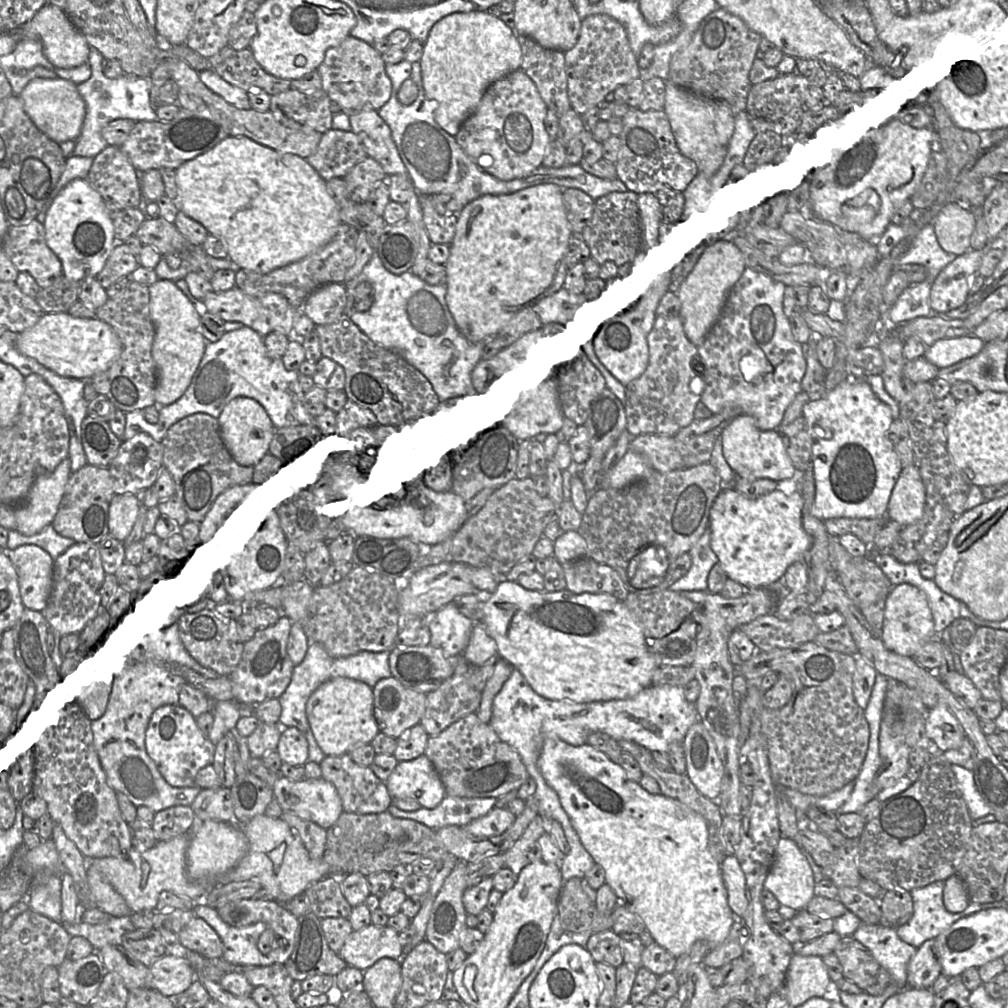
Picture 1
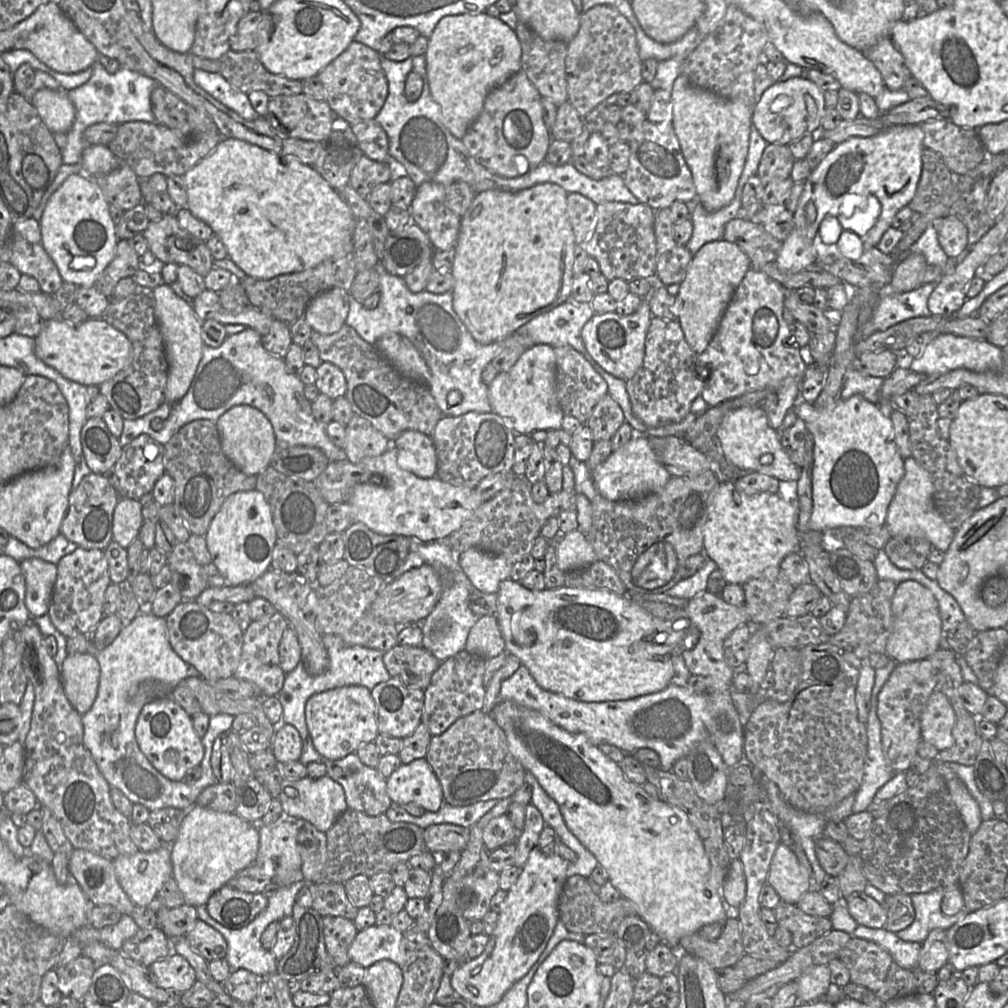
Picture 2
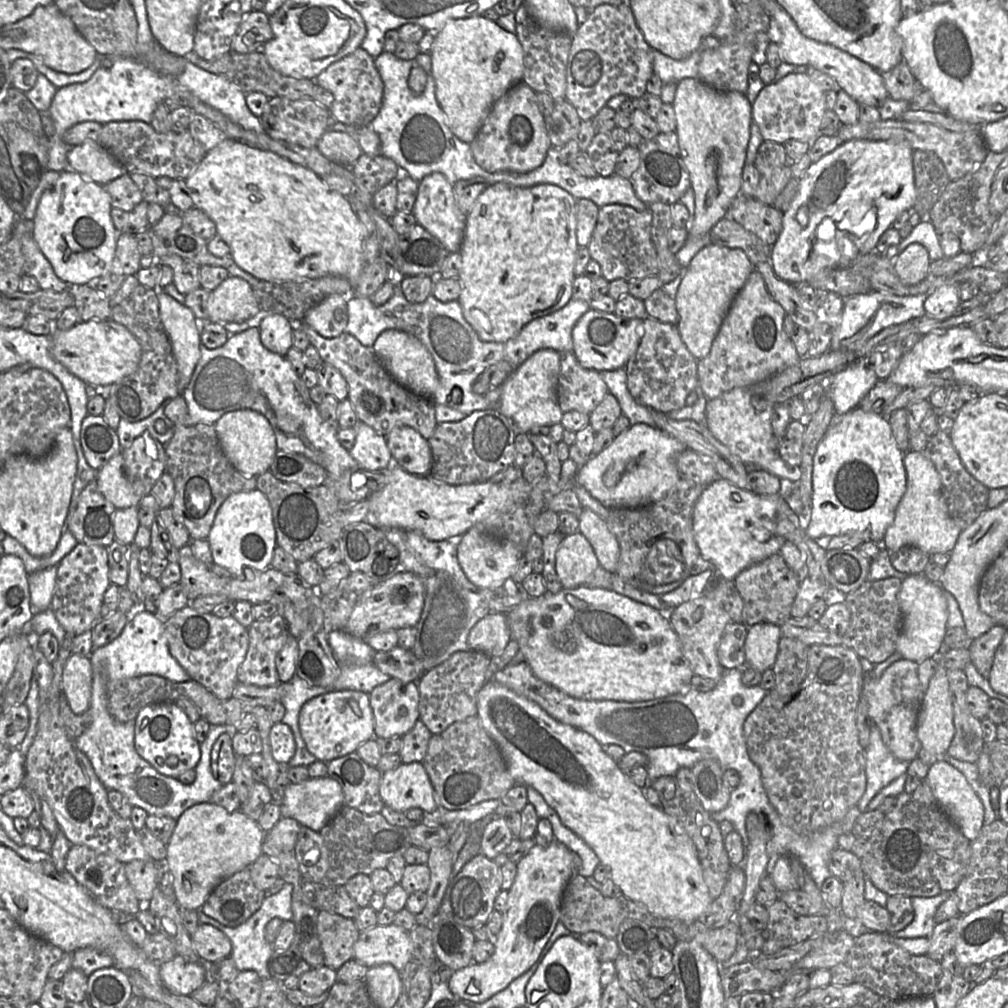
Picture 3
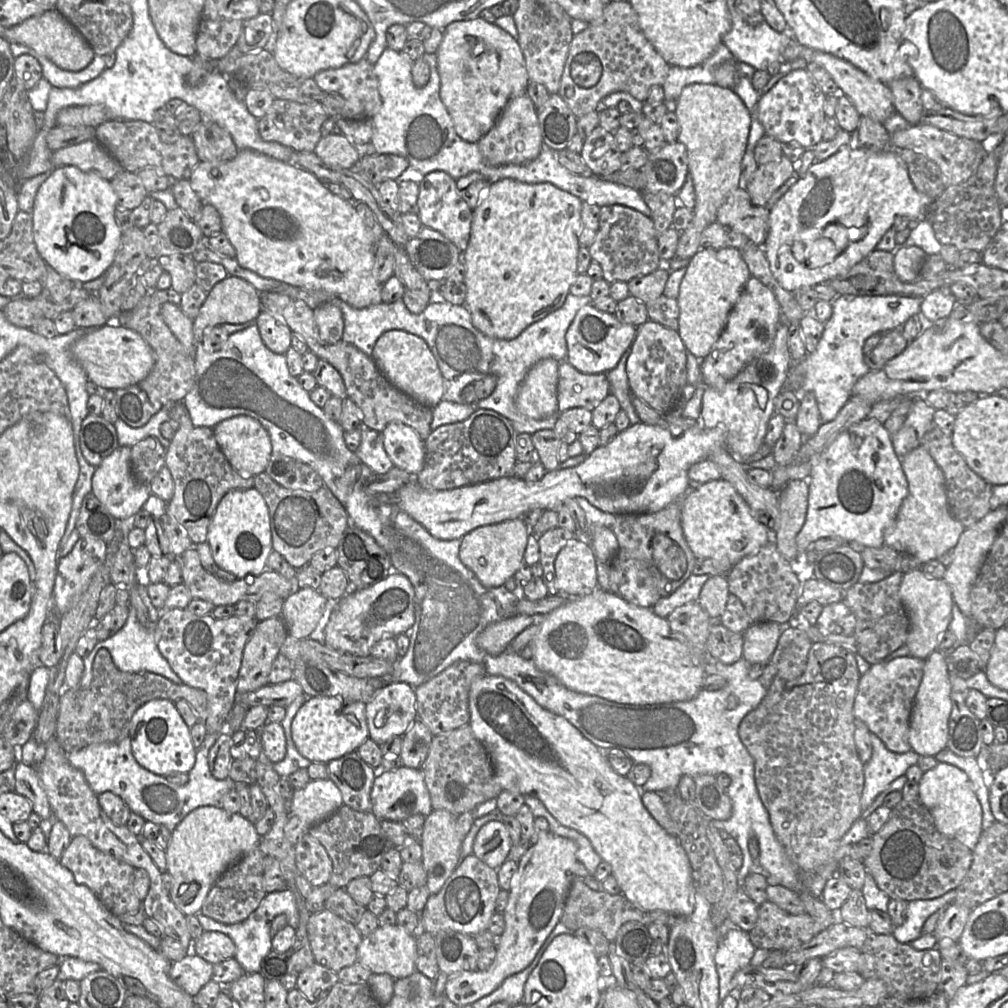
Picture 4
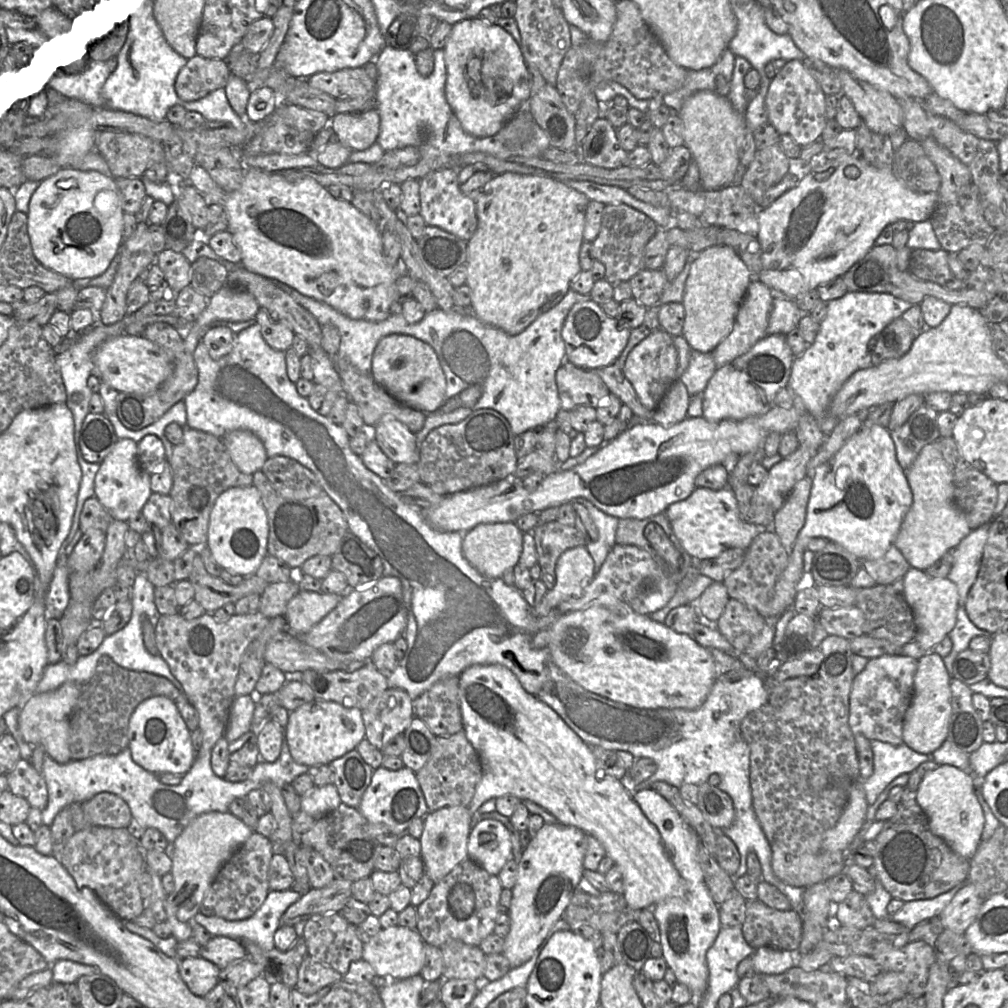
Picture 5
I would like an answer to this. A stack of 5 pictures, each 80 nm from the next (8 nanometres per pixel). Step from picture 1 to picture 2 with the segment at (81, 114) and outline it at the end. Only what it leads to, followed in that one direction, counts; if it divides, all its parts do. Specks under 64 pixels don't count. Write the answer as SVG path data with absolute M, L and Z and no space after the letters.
M40 89L33 96L31 103L52 133L67 133L71 129L75 119L75 108L66 91Z

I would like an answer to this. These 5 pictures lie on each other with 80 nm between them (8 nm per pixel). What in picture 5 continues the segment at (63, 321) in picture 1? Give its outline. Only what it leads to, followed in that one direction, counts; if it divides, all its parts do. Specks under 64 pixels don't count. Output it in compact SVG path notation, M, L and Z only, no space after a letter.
M116 336L104 341L94 355L94 372L118 392L145 394L156 390L171 374L172 364L165 351L140 336Z

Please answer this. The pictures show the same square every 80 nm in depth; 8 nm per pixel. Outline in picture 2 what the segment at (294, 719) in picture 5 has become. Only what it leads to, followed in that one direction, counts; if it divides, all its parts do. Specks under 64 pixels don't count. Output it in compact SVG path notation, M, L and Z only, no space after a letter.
M343 686L312 695L305 704L305 721L313 745L323 760L337 760L355 753L363 744L374 742L378 735L375 703L370 690L364 686Z

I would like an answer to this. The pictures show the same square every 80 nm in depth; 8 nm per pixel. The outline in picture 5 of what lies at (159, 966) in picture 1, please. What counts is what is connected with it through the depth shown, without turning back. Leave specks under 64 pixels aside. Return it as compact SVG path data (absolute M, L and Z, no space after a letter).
M198 956L179 961L179 974L189 990L197 997L204 996L219 983L220 969Z

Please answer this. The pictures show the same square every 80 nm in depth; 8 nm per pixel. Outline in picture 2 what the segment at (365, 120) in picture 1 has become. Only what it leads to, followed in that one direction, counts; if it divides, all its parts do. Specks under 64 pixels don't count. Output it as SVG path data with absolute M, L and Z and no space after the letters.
M370 120L351 126L355 144L368 158L389 163L388 137L381 126Z

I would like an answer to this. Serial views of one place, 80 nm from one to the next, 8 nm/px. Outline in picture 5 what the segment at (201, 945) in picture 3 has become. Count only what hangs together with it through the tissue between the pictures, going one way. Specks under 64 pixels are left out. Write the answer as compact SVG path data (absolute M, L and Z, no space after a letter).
M212 936L206 945L201 946L199 955L219 969L225 968L234 960L248 957L239 940L225 936Z

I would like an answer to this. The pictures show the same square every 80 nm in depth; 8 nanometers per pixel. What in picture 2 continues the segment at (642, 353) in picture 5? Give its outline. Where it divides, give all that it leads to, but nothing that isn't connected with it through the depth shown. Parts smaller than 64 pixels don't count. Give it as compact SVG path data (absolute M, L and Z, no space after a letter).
M651 318L643 364L626 381L633 413L647 427L681 422L691 412L691 404L704 387L697 368L697 355L687 343L678 320Z

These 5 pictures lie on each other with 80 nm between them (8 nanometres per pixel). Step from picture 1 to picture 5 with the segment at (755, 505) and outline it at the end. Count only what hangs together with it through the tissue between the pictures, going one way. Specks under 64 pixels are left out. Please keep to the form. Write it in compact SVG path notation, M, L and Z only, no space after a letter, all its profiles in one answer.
M697 487L685 500L670 505L665 514L675 536L686 552L696 561L713 559L731 548L747 551L753 539L765 531L763 526L741 519L737 499L729 487L720 490Z

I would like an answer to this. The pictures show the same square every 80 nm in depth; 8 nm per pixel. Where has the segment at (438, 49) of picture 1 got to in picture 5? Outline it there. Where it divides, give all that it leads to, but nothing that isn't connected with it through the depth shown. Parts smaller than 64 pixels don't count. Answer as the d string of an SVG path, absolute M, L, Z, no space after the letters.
M469 18L461 20L452 25L450 35L447 38L446 44L444 46L444 61L446 66L446 83L445 83L445 96L446 100L451 107L453 113L459 120L463 130L478 138L484 138L493 136L516 114L518 110L526 106L527 100L531 95L530 84L528 81L528 70L527 64L524 60L523 54L520 50L519 45L513 39L513 37L502 27L483 21L480 18Z

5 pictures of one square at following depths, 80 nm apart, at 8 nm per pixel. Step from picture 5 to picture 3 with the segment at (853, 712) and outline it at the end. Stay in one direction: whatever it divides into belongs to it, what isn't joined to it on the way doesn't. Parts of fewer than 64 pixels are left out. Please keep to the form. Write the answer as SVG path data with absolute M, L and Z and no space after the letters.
M933 657L922 661L901 658L878 679L864 676L861 698L866 701L869 716L880 729L885 745L899 760L911 762L922 748L917 736L918 713L935 669L936 660Z

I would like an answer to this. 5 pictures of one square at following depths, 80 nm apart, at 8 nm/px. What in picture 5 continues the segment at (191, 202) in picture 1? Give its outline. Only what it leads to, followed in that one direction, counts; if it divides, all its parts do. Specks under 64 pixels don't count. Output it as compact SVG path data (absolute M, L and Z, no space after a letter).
M195 164L188 182L207 198L207 207L210 203L225 207L229 220L228 231L241 251L241 265L248 271L284 283L355 320L383 321L401 307L402 304L396 302L395 289L401 262L389 265L385 261L380 229L351 202L334 198L327 188L314 179L286 179L280 173L248 168L241 187L227 193L202 166Z

